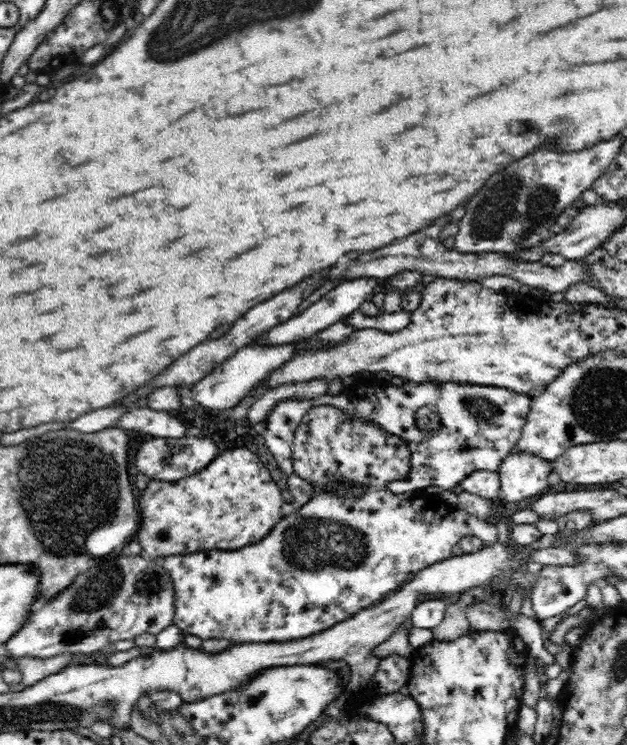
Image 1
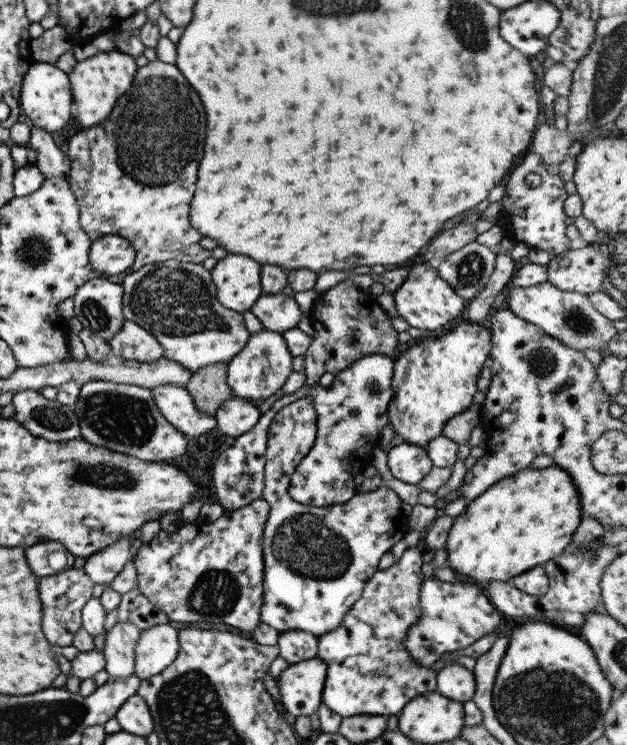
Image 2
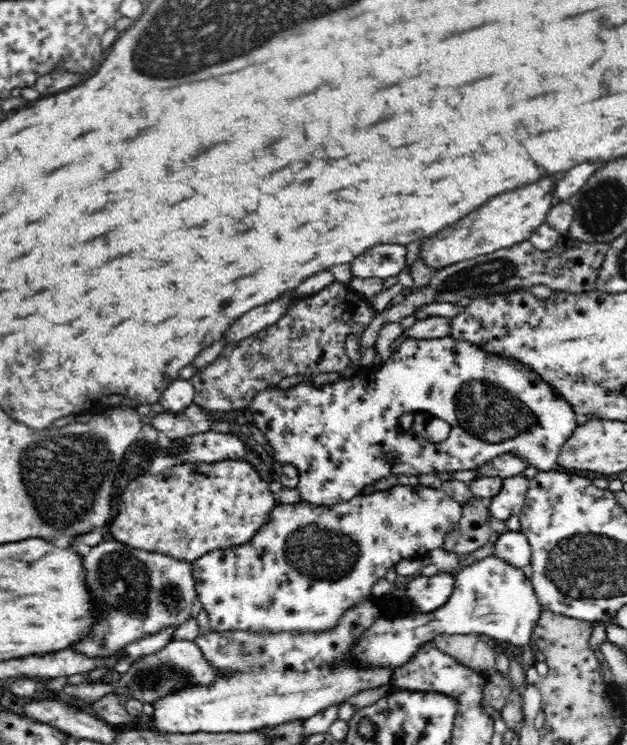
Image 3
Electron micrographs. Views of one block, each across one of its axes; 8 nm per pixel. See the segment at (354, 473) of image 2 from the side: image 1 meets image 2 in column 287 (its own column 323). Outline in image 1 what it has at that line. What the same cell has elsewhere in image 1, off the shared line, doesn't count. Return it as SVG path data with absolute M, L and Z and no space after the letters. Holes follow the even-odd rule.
M386 378L380 380L380 388L372 388L372 394L364 394L363 396L356 396L353 391L345 389L338 395L320 395L313 400L288 400L280 402L264 419L266 423L266 430L262 434L264 442L268 446L268 450L273 454L277 461L278 468L286 474L287 489L294 496L294 504L299 509L305 502L308 502L315 494L313 484L304 478L300 478L294 470L293 459L291 458L293 452L293 438L302 420L310 410L320 406L332 406L334 408L343 408L345 412L357 414L365 422L377 424L388 434L398 436L402 442L407 444L410 449L411 457L409 471L407 477L404 479L396 479L387 482L386 489L394 494L404 494L404 492L414 492L419 494L423 491L435 492L445 489L454 488L461 480L464 480L471 472L475 470L489 470L498 471L500 464L512 451L515 450L516 442L520 440L524 423L530 412L532 406L533 396L520 394L508 388L498 388L496 386L482 386L481 384L456 384L455 382L444 382L444 384L436 384L435 382L424 382L418 384L417 382L404 382L401 386L396 386L388 383ZM428 407L433 409L436 415L440 415L441 425L435 431L422 431L418 425L414 424L415 413Z

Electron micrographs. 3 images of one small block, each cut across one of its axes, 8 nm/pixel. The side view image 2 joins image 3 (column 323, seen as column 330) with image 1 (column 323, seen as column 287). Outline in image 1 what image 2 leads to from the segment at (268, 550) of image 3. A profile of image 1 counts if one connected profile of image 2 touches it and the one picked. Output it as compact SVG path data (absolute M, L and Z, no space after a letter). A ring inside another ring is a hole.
M320 406L310 410L306 416L302 417L293 438L293 467L295 473L313 484L315 490L314 496L305 502L294 515L286 514L280 522L274 526L274 530L264 536L262 540L252 545L240 548L239 550L222 551L208 550L200 553L186 554L184 556L172 555L161 557L160 563L165 572L169 574L175 592L174 618L173 624L176 625L184 634L198 636L202 640L209 638L224 639L230 644L260 643L260 642L286 642L299 640L308 636L314 636L323 630L332 628L335 624L354 616L359 610L366 609L378 601L384 599L388 594L398 590L406 582L408 573L417 573L419 570L428 568L432 563L440 562L452 557L452 548L459 544L464 536L478 536L481 538L484 546L496 544L498 538L498 529L494 522L486 522L478 519L476 515L470 514L464 510L457 510L450 506L446 501L440 500L435 492L427 494L416 494L413 498L403 499L402 495L391 493L386 489L387 482L404 479L411 467L409 465L411 457L410 449L405 442L398 436L388 434L377 424L365 422L357 414L345 412L343 408L334 408L332 406ZM346 484L347 486L365 486L365 493L361 497L342 497L338 495L335 486Z

